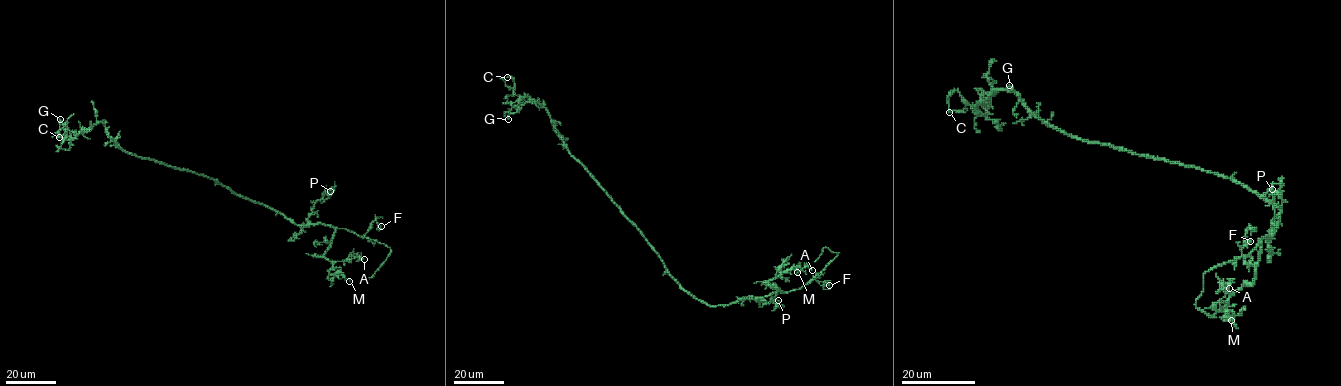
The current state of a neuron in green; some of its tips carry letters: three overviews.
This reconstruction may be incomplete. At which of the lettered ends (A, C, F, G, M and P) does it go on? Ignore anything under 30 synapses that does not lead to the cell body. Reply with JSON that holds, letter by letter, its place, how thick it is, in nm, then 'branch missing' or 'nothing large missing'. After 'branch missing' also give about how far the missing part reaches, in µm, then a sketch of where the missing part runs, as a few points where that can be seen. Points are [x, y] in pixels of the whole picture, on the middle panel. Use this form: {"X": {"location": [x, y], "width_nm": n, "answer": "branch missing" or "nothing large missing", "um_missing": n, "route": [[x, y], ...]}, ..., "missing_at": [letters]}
{"A": {"location": [812, 270], "width_nm": 150, "answer": "nothing large missing"}, "C": {"location": [507, 77], "width_nm": 80, "answer": "nothing large missing"}, "F": {"location": [829, 285], "width_nm": 110, "answer": "nothing large missing"}, "G": {"location": [508, 119], "width_nm": 140, "answer": "nothing large missing"}, "M": {"location": [797, 272], "width_nm": 110, "answer": "nothing large missing"}, "P": {"location": [778, 300], "width_nm": 110, "answer": "nothing large missing"}, "missing_at": []}

